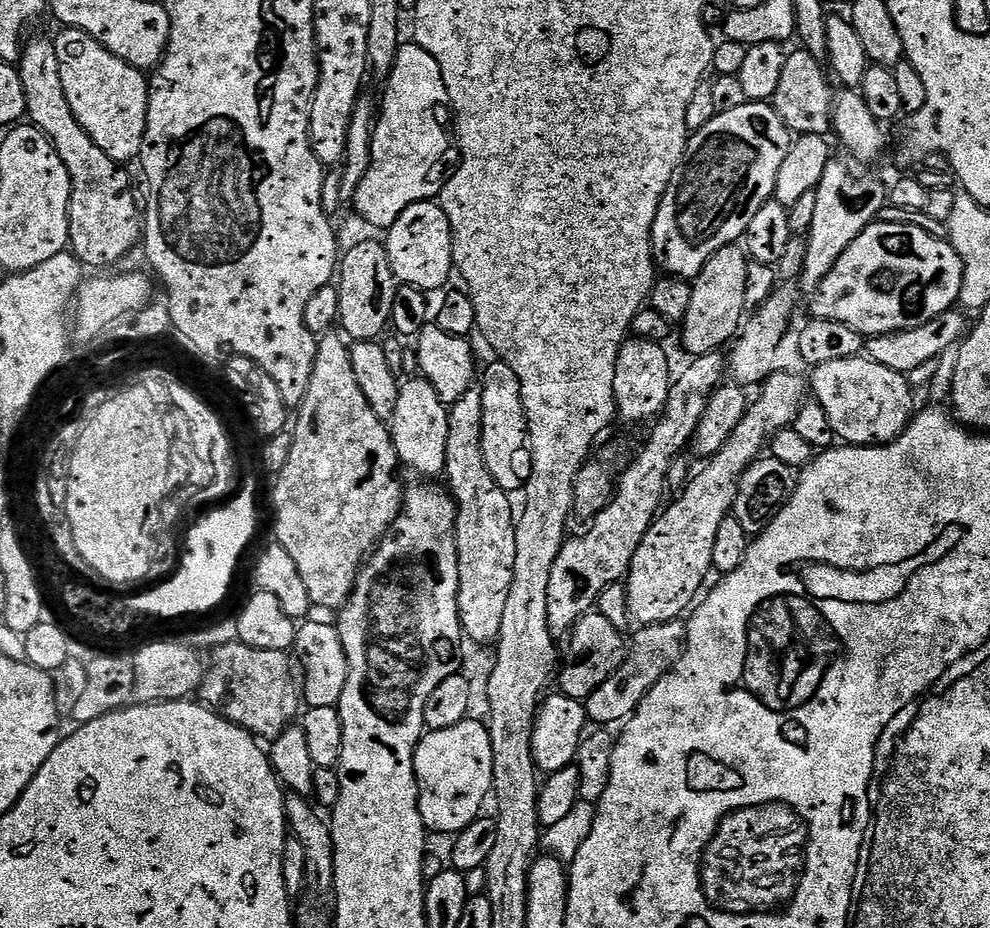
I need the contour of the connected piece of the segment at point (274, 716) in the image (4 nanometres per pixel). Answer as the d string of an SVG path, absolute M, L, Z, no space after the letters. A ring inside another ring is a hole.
M229 642L229 643L227 643L227 644L221 644L221 645L220 645L220 646L219 646L219 647L218 647L218 648L216 648L216 649L215 649L215 651L213 651L213 652L212 652L212 653L211 653L211 656L210 656L210 663L209 663L209 664L208 664L208 665L207 665L207 668L206 668L206 675L205 675L205 677L204 677L204 682L203 682L203 685L202 685L202 696L203 696L203 699L204 699L204 700L205 700L205 701L207 701L207 703L208 703L208 704L209 704L209 705L212 705L212 706L219 706L219 708L218 708L218 711L219 711L219 713L220 713L220 715L221 715L221 716L225 716L225 717L226 717L226 719L228 719L228 720L233 720L233 722L234 722L234 723L236 723L236 724L237 724L237 726L238 726L238 727L240 727L240 728L244 728L244 729L245 729L245 730L247 730L247 732L249 732L249 733L250 733L250 734L251 734L251 736L255 736L255 737L257 737L257 738L259 738L259 739L260 739L260 740L261 740L261 741L264 741L264 742L271 742L271 741L274 741L274 740L276 740L276 739L278 739L278 738L279 738L279 737L280 737L280 736L281 736L281 734L283 734L283 732L284 732L284 731L285 731L285 730L287 730L287 729L288 729L288 728L291 728L291 727L293 727L293 725L295 725L295 724L296 724L296 723L297 723L297 720L298 720L298 717L299 717L299 716L300 716L300 715L301 715L301 712L302 712L302 709L303 709L303 708L304 708L304 707L305 707L305 703L304 703L304 673L303 673L303 672L301 672L301 670L300 670L300 665L299 665L299 663L297 663L297 661L296 661L296 660L295 660L295 659L293 659L293 657L292 657L292 656L291 656L291 655L289 655L289 653L288 653L288 652L279 652L279 651L278 651L278 650L258 650L258 649L257 649L257 648L251 648L251 647L250 647L250 646L246 646L246 645L245 645L245 644L242 644L242 643L239 643L239 642ZM231 688L232 688L232 701L230 701L230 702L229 702L229 704L224 704L224 705L222 705L222 706L220 706L220 705L216 705L216 704L220 704L220 703L222 703L222 702L223 702L223 700L224 700L224 699L226 699L226 698L227 698L227 696L228 696L228 691L230 691L230 690L231 690Z

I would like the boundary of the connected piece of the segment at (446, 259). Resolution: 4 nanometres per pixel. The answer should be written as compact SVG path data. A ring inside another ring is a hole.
M425 202L402 210L398 222L387 229L386 236L390 266L400 284L420 288L425 294L432 294L435 288L445 287L443 284L447 282L448 275L453 275L454 272L452 231L439 203Z

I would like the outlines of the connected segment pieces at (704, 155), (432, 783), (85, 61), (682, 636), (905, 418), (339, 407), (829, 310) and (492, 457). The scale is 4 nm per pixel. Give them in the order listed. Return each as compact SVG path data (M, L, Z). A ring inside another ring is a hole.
M747 102L725 113L715 113L688 138L682 162L658 206L652 227L652 259L661 273L691 281L706 262L727 244L736 244L747 233L754 214L776 195L778 169L790 150L794 136L768 102Z
M469 718L446 730L425 731L414 754L414 774L425 829L432 834L466 830L482 816L484 803L494 792L494 746L487 723Z
M64 28L54 36L58 62L61 66L62 87L66 101L74 118L85 128L86 134L105 151L114 162L128 166L135 161L142 150L142 142L146 134L146 114L148 113L148 85L145 73L139 68L130 66L122 58L118 58L106 46L98 43L93 36L77 28Z
M683 619L667 620L664 624L645 624L635 629L632 640L630 636L630 647L627 649L624 665L612 675L610 679L602 684L594 694L590 694L586 701L589 721L596 726L612 726L608 724L619 725L627 721L636 712L636 708L647 697L648 692L658 683L668 672L675 668L676 663L684 657L684 649L688 642L688 630Z
M861 354L854 358L842 358L842 362L826 362L825 364L817 364L811 369L811 372L810 390L814 395L814 400L819 403L824 412L826 412L830 426L832 426L832 430L835 432L837 439L847 445L853 447L875 447L877 444L888 444L890 441L896 440L897 437L905 431L908 421L912 419L917 411L918 405L916 405L915 398L912 397L912 388L908 385L909 377L898 370L890 370L890 366L882 366L878 362L868 359L867 355Z
M328 333L319 337L317 341L315 366L311 372L310 387L307 390L306 398L303 399L295 413L292 436L293 449L290 450L286 466L283 466L282 470L275 473L274 476L274 480L276 480L276 489L272 492L272 504L276 507L276 536L274 536L274 540L275 543L284 547L286 554L290 554L290 558L294 558L294 566L298 566L298 574L302 574L302 583L306 585L306 591L310 594L313 605L317 609L333 608L333 610L339 610L352 597L352 592L356 588L356 579L360 576L360 570L364 567L368 557L376 551L380 541L391 532L392 523L399 516L400 509L404 507L405 494L405 489L400 488L399 482L396 481L398 457L389 425L380 420L378 414L374 414L374 410L366 401L365 394L359 389L358 378L354 373L353 363L350 361L349 345L339 333Z
M872 223L834 262L834 270L826 274L819 288L814 293L816 301L812 304L811 315L817 320L842 322L859 332L865 338L901 332L922 326L944 312L953 311L957 307L964 267L962 258L954 250L947 239L932 236L919 223L915 224L884 224Z
M493 359L493 364L482 372L482 450L486 458L486 466L498 482L501 490L509 494L523 489L526 484L525 477L520 477L520 472L516 469L516 459L520 456L520 451L525 451L528 439L528 419L524 413L524 403L522 402L522 390L518 382L518 374L510 370L510 366L503 360Z

